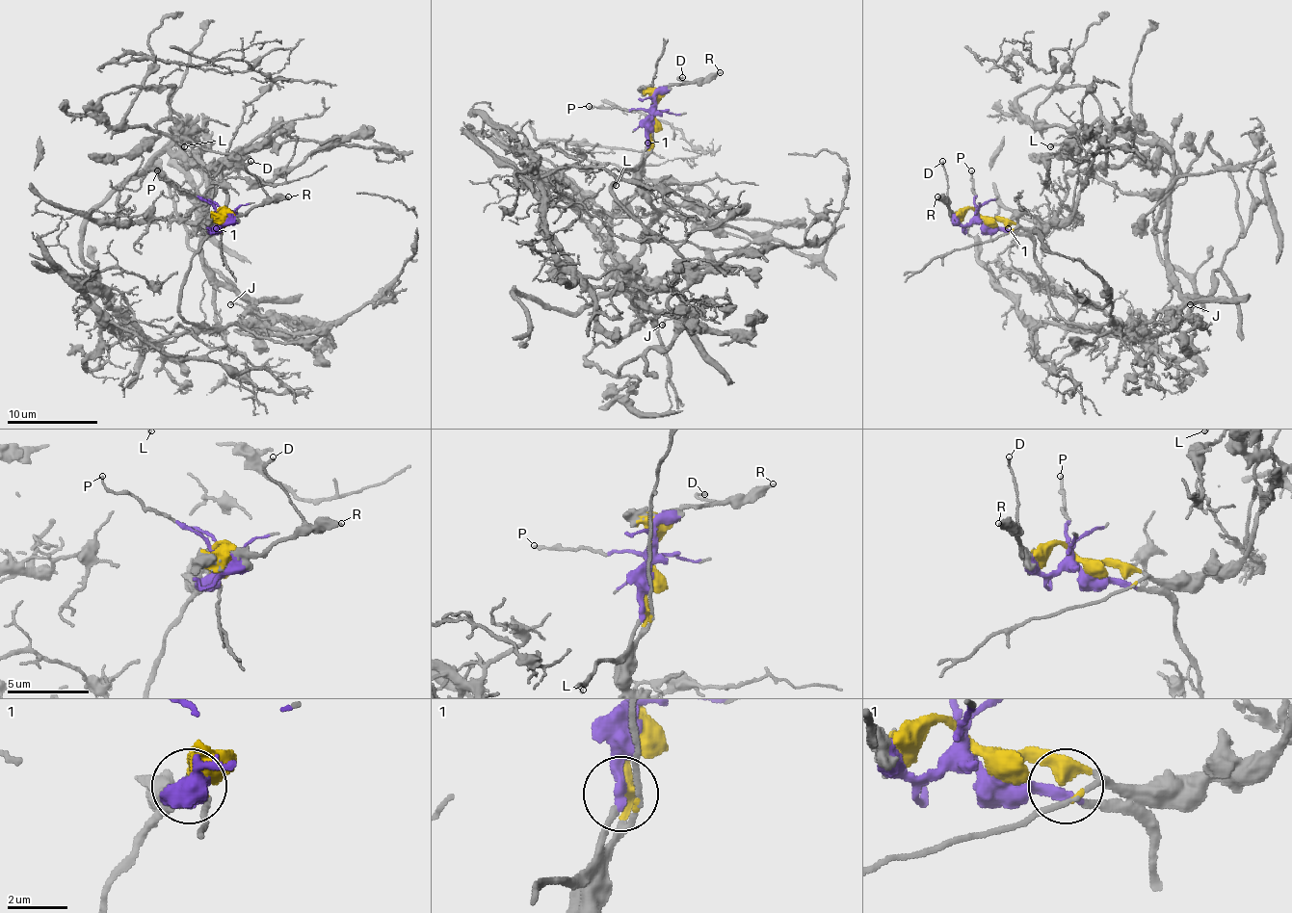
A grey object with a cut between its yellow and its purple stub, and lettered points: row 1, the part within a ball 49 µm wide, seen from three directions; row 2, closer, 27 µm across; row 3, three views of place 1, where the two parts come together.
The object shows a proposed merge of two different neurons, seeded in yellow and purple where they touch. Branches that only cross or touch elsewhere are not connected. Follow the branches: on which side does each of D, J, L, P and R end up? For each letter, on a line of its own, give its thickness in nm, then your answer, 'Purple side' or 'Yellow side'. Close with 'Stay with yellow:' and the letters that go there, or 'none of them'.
D: Thickness 160 nm. Purple side
J: Thickness 170 nm. Purple side
L: Thickness 180 nm. Purple side
P: Thickness 130 nm. Purple side
R: Thickness 360 nm. Purple side
Stay with yellow: none of them

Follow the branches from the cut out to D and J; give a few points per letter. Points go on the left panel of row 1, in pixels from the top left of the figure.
D: (219, 219), (234, 223), (266, 196), (259, 180), (246, 167), (250, 160)
J: (219, 219), (187, 271), (180, 314), (209, 327), (250, 323), (241, 321), (248, 309), (229, 304)

